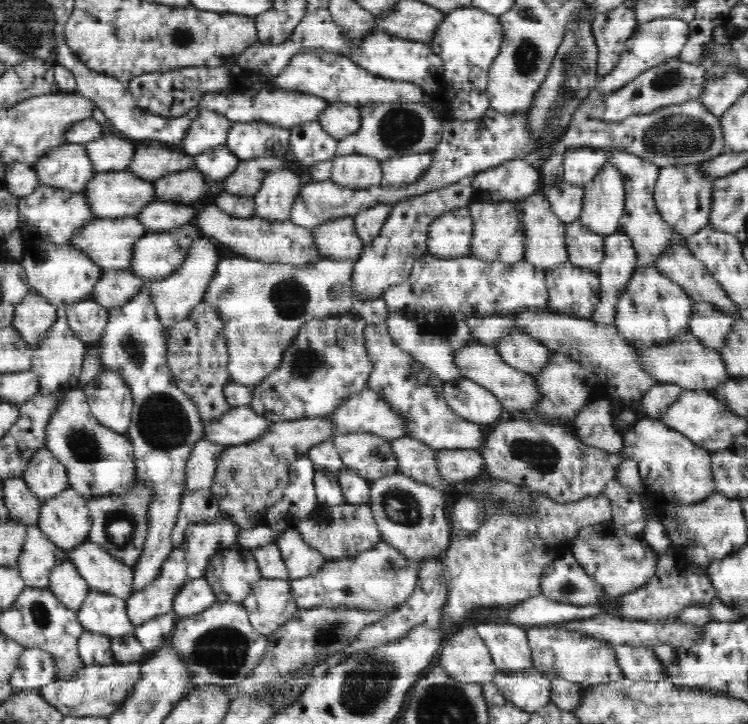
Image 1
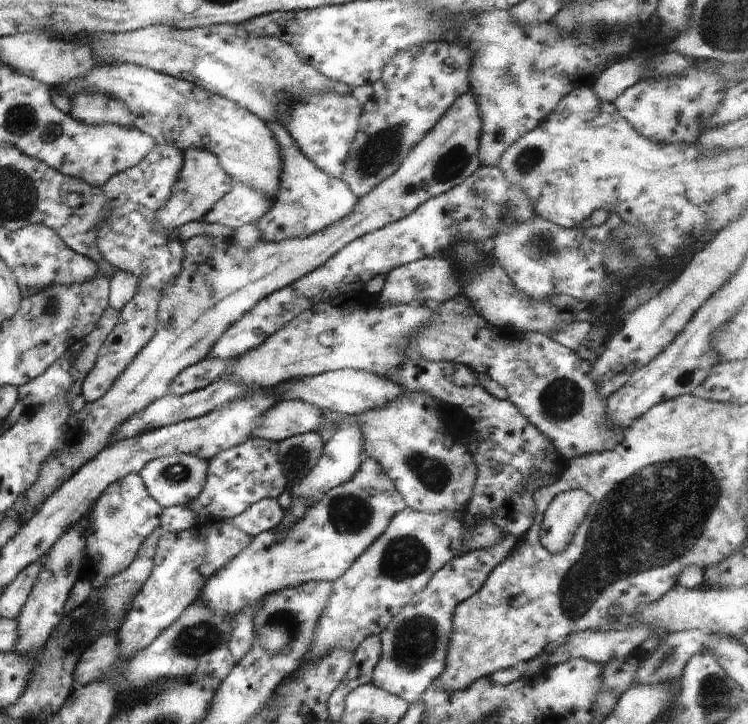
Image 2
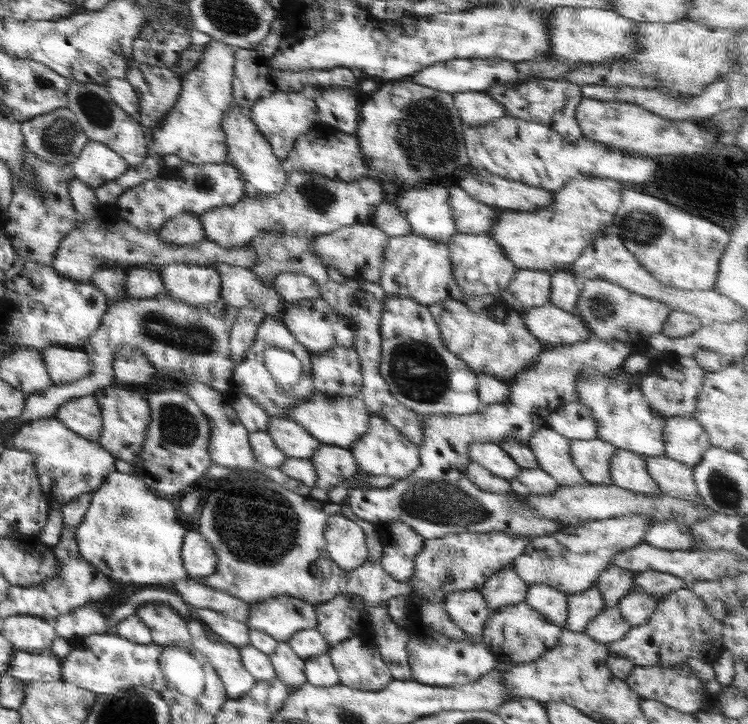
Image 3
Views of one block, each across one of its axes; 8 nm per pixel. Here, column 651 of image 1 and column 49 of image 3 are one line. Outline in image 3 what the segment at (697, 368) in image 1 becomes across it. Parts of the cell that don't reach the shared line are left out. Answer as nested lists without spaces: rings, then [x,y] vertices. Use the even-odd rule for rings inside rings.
[[[52,346],[41,350],[46,371],[54,384],[67,384],[90,374],[92,363],[80,347]]]

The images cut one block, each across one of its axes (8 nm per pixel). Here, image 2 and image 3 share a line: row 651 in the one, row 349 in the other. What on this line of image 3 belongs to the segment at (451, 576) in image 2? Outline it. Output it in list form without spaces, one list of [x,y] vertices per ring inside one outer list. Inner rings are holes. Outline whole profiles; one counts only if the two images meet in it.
[[[388,297],[380,321],[381,360],[379,371],[392,396],[419,416],[476,414],[482,404],[477,391],[477,374],[452,354],[440,336],[440,327],[426,305],[413,298]]]

